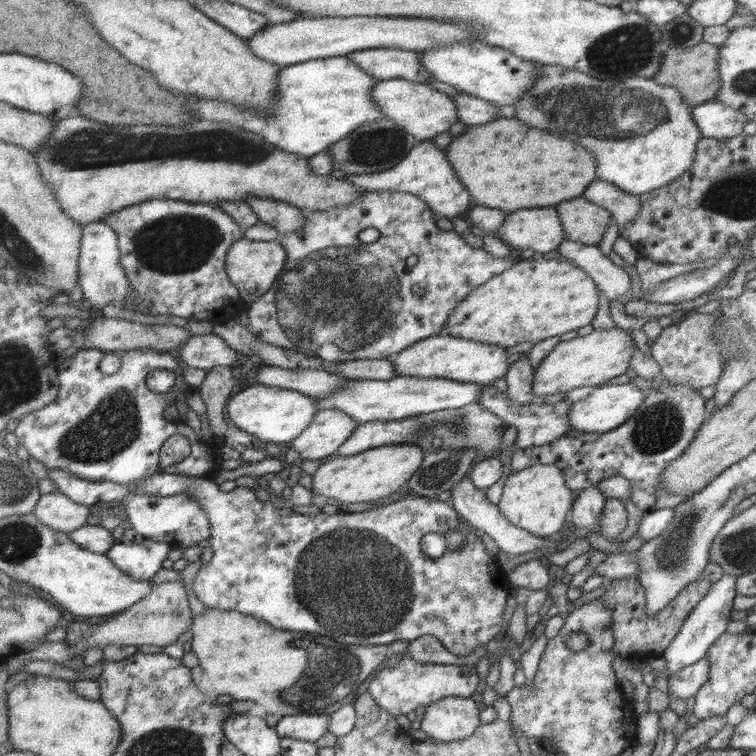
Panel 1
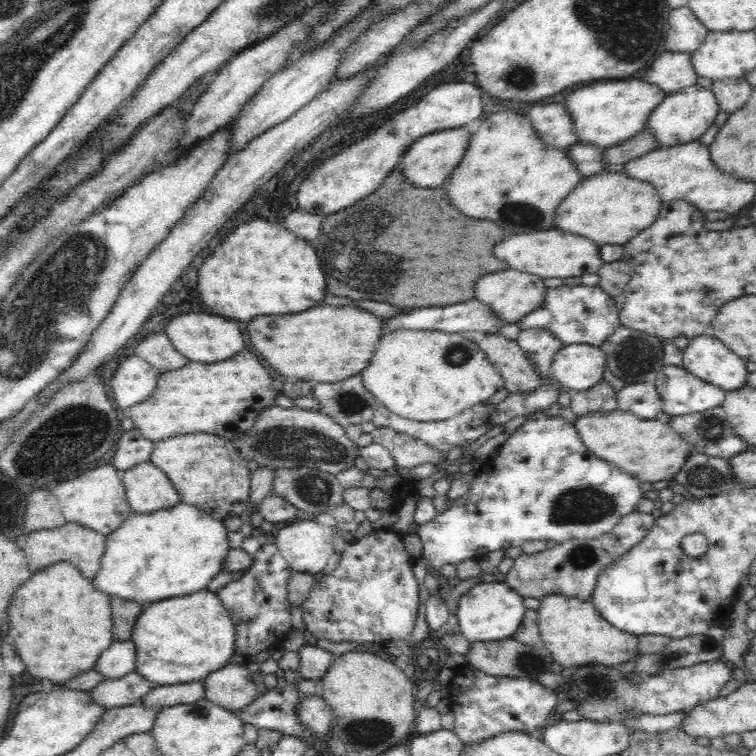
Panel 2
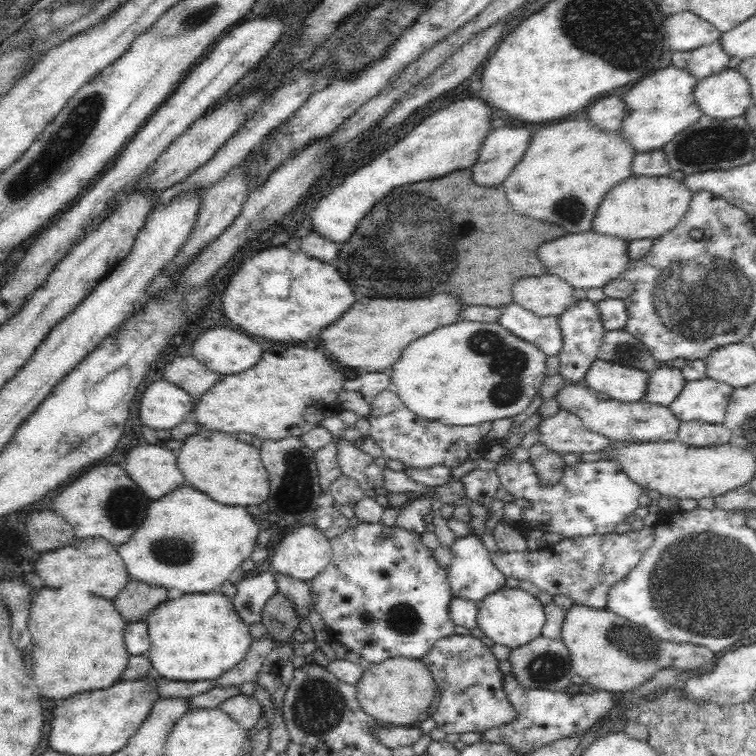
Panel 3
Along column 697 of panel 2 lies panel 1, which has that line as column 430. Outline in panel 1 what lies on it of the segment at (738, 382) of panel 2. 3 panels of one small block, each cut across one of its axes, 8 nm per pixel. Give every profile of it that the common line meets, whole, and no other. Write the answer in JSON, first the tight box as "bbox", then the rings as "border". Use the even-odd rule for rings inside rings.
{"bbox":[390,333,507,385],"border":[[[441,333],[427,336],[405,350],[390,357],[395,376],[439,377],[459,382],[480,385],[493,384],[497,378],[504,378],[507,372],[507,357],[505,347],[479,341],[465,340],[449,334]]]}

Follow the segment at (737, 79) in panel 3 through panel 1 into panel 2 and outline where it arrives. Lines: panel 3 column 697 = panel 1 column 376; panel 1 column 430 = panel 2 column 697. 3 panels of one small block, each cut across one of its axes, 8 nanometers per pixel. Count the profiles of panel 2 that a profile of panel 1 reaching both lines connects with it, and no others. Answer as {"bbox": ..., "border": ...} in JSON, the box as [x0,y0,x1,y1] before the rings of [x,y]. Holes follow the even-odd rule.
{"bbox":[645,85,720,146],"border":[[[693,85],[667,95],[660,104],[656,104],[656,108],[648,116],[645,130],[654,135],[658,146],[680,145],[699,139],[714,122],[718,112],[720,109],[711,88],[699,88]]]}

